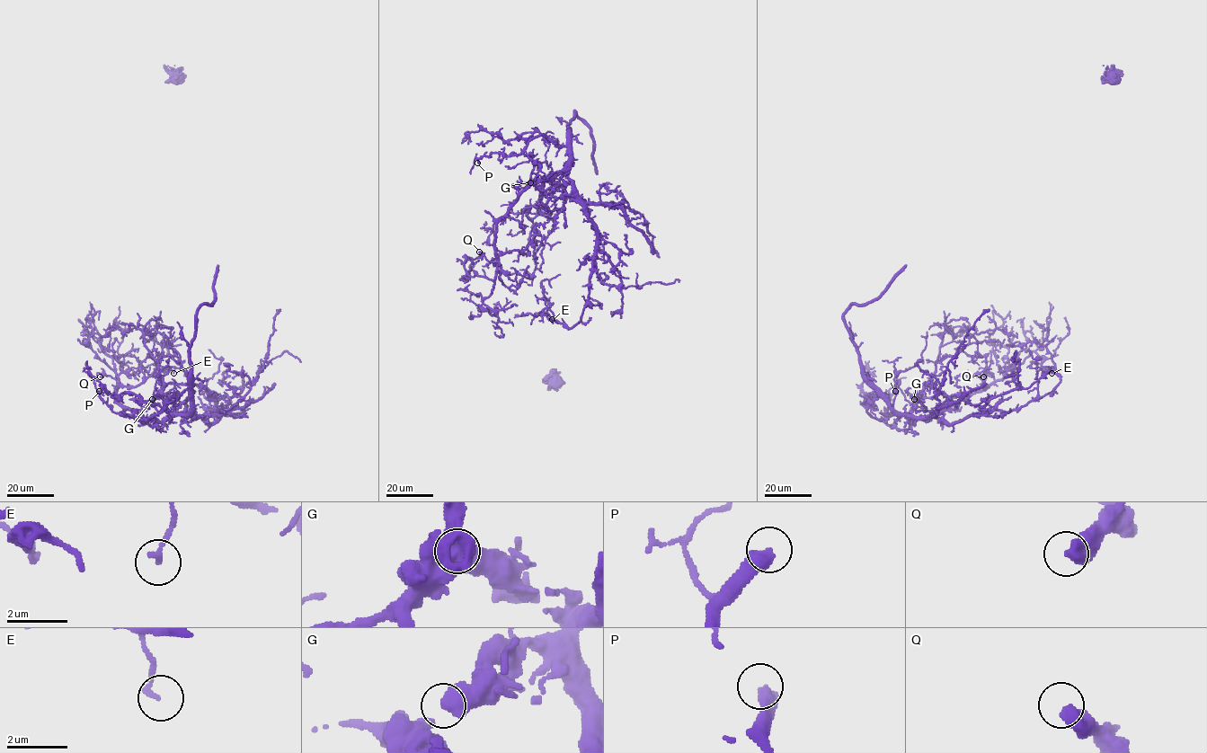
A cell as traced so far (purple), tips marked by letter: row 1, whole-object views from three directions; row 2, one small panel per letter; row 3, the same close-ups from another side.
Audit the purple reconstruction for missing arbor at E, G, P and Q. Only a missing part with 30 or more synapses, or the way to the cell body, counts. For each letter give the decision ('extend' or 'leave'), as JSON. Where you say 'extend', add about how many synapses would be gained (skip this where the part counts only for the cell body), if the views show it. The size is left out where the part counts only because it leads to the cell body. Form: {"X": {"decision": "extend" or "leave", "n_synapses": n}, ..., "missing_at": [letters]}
{"E": {"decision": "leave"}, "G": {"decision": "leave"}, "P": {"decision": "extend", "n_synapses": 100}, "Q": {"decision": "leave"}, "missing_at": ["P"]}

